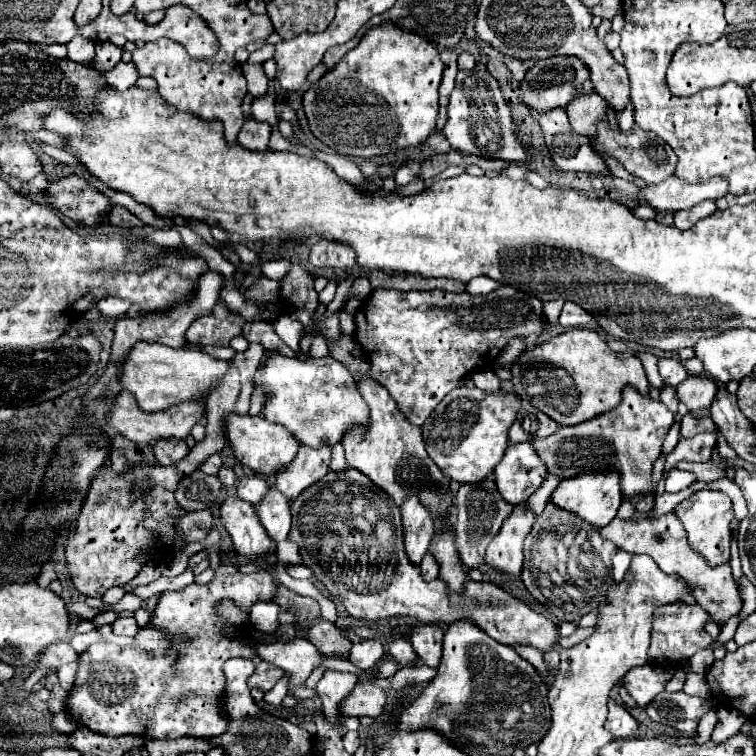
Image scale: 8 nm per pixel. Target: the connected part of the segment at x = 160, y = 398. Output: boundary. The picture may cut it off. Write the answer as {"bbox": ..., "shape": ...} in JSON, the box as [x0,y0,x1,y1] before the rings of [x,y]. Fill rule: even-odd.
{"bbox":[118,341,226,411],"shape":[[[138,341],[126,359],[118,365],[118,377],[122,389],[130,391],[136,397],[136,403],[142,411],[162,411],[178,401],[202,397],[212,383],[220,381],[226,373],[226,361],[212,359],[206,351],[174,349],[162,343]]]}

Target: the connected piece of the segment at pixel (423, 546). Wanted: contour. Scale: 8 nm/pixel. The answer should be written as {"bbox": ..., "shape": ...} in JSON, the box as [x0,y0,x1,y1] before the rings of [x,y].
{"bbox":[402,495,434,565],"shape":[[[408,495],[402,503],[402,525],[404,525],[404,545],[410,561],[418,565],[428,553],[430,539],[434,535],[434,521],[418,499],[418,495]]]}

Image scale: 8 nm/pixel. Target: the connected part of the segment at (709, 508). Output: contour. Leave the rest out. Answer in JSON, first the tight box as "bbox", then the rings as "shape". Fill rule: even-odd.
{"bbox":[673,489,734,565],"shape":[[[712,489],[698,491],[678,504],[673,513],[682,521],[692,549],[700,551],[710,565],[720,565],[730,559],[730,539],[732,539],[730,525],[734,521],[734,511],[732,511],[732,501],[726,493],[712,491]]]}

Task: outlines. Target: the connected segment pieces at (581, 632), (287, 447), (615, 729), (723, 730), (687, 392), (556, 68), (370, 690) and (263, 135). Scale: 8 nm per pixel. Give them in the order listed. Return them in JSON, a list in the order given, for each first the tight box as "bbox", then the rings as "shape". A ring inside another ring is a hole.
[{"bbox":[560,627,592,647],"shape":[[[590,627],[590,629],[578,629],[578,631],[574,631],[568,639],[560,639],[560,647],[572,647],[572,645],[578,645],[578,643],[582,643],[588,635],[592,635],[592,627]]]},{"bbox":[224,411,300,475],"shape":[[[234,411],[228,413],[224,419],[224,435],[226,435],[226,443],[232,449],[234,457],[242,465],[248,465],[258,475],[278,473],[282,467],[286,467],[294,459],[294,453],[300,447],[300,443],[292,437],[292,433],[286,427],[268,423],[264,417],[248,415],[248,413],[246,415],[240,415]]]},{"bbox":[604,699,638,739],"shape":[[[612,699],[608,701],[608,709],[610,709],[610,713],[608,713],[608,719],[606,719],[606,723],[604,723],[606,731],[610,731],[616,739],[632,737],[634,731],[636,731],[636,727],[638,727],[636,719],[634,719],[622,705],[618,705],[618,703],[612,701]]]},{"bbox":[712,706,746,743],"shape":[[[722,706],[718,715],[720,715],[720,721],[718,721],[718,725],[716,725],[714,733],[712,733],[712,741],[717,743],[732,737],[742,727],[742,723],[746,721],[746,717],[740,715],[732,707]]]},{"bbox":[676,375,718,411],"shape":[[[706,375],[686,377],[676,387],[678,401],[684,403],[688,407],[688,411],[694,411],[694,409],[700,409],[700,407],[710,407],[710,401],[714,399],[716,391],[718,391],[716,381],[706,377]]]},{"bbox":[520,55,592,111],"shape":[[[556,55],[536,61],[534,67],[526,73],[526,77],[520,83],[520,101],[536,111],[546,111],[554,107],[564,107],[572,97],[588,91],[592,91],[590,69],[572,55]]]},{"bbox":[338,683,386,717],"shape":[[[358,683],[342,701],[338,711],[342,717],[378,717],[386,703],[386,693],[372,683]]]},{"bbox":[238,119,272,151],"shape":[[[246,119],[244,127],[238,135],[238,143],[244,149],[250,149],[250,151],[266,151],[270,133],[272,133],[270,123],[256,121],[256,119]]]}]

